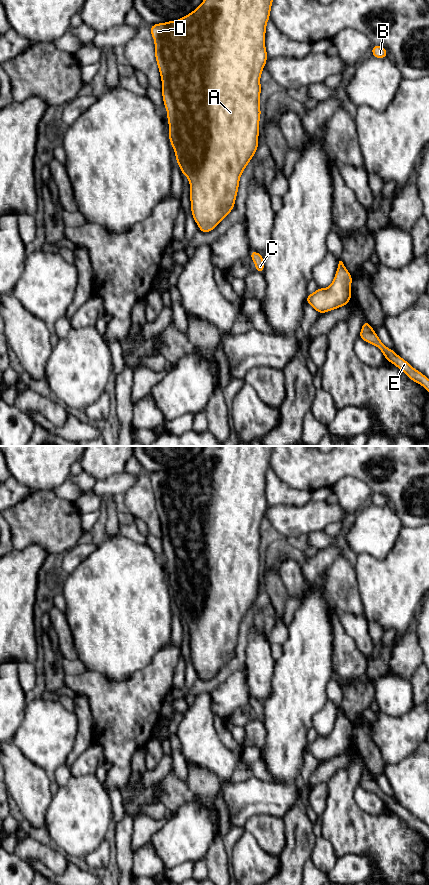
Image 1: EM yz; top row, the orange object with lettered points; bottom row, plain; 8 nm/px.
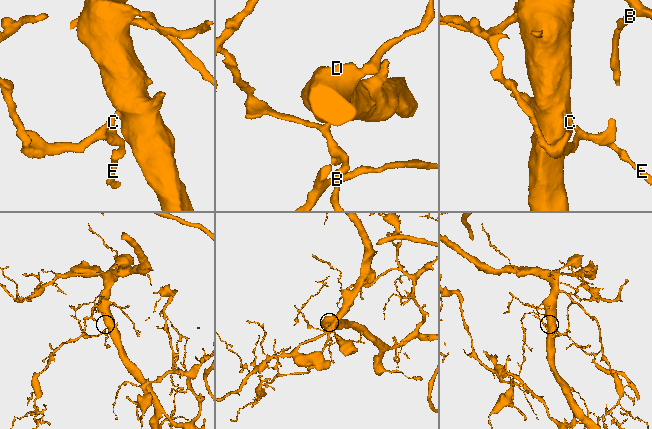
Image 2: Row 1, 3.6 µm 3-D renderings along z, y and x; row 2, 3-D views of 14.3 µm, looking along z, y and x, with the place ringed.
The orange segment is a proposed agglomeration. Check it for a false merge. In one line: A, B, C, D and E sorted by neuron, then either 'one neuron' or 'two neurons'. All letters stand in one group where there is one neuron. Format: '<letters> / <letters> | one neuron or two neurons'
A B C D E | one neuron

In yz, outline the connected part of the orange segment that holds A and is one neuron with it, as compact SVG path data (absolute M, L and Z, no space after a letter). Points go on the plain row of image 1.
M205 446L203 451L193 460L179 468L158 471L150 474L151 484L155 487L155 506L162 529L163 550L167 558L169 572L169 588L175 598L177 612L182 623L187 624L190 631L190 649L192 664L202 681L208 681L233 658L239 628L242 620L254 604L258 596L260 558L260 525L268 507L265 497L266 472L270 466L271 453L274 446Z

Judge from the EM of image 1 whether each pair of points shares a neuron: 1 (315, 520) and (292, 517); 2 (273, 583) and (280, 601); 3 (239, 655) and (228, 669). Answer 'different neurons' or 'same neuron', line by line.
1: same neuron
2: same neuron
3: same neuron

